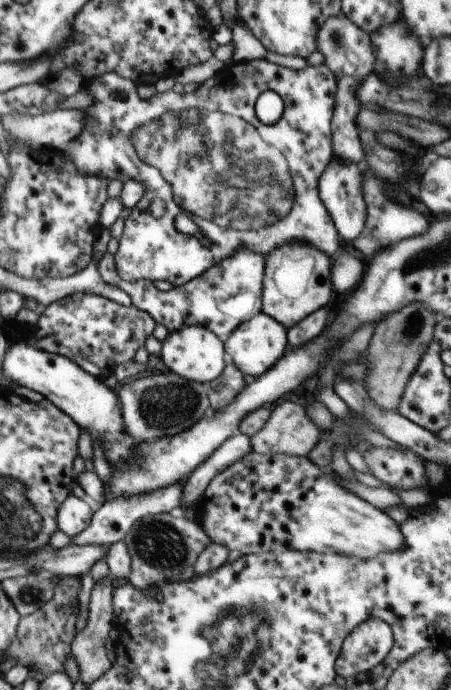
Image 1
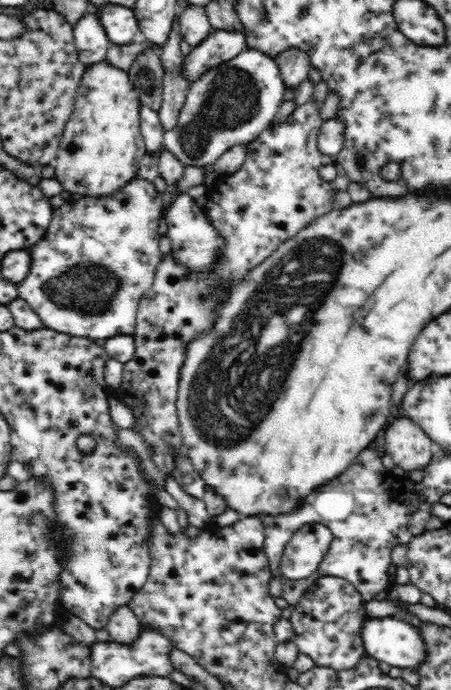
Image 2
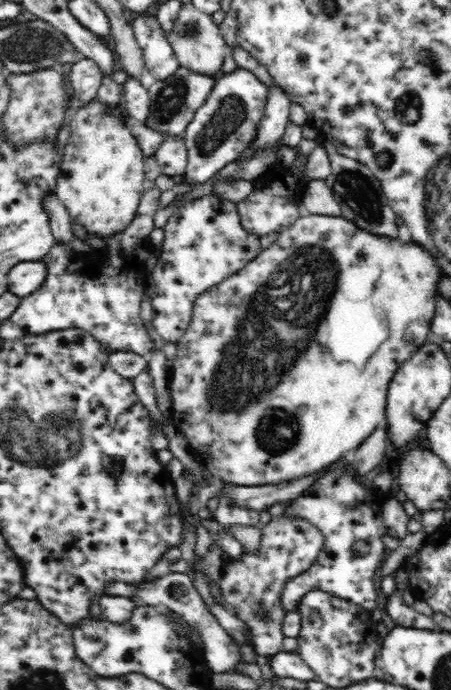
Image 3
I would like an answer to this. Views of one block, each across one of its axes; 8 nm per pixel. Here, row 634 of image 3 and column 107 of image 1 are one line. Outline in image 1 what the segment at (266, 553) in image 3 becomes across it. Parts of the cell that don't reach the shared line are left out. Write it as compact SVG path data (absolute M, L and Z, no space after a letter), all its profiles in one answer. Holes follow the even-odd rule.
M250 249L236 251L234 256L223 260L221 263L210 267L196 279L190 280L185 285L174 287L170 291L160 291L151 280L125 281L117 273L116 256L106 251L98 261L97 269L102 280L107 285L121 288L130 296L133 305L141 311L146 311L156 323L163 324L170 332L180 331L181 328L191 327L192 325L202 325L209 328L212 332L217 333L223 341L228 340L233 332L237 330L238 325L244 321L250 320L251 317L263 312L263 274L265 269L265 256L252 252Z

